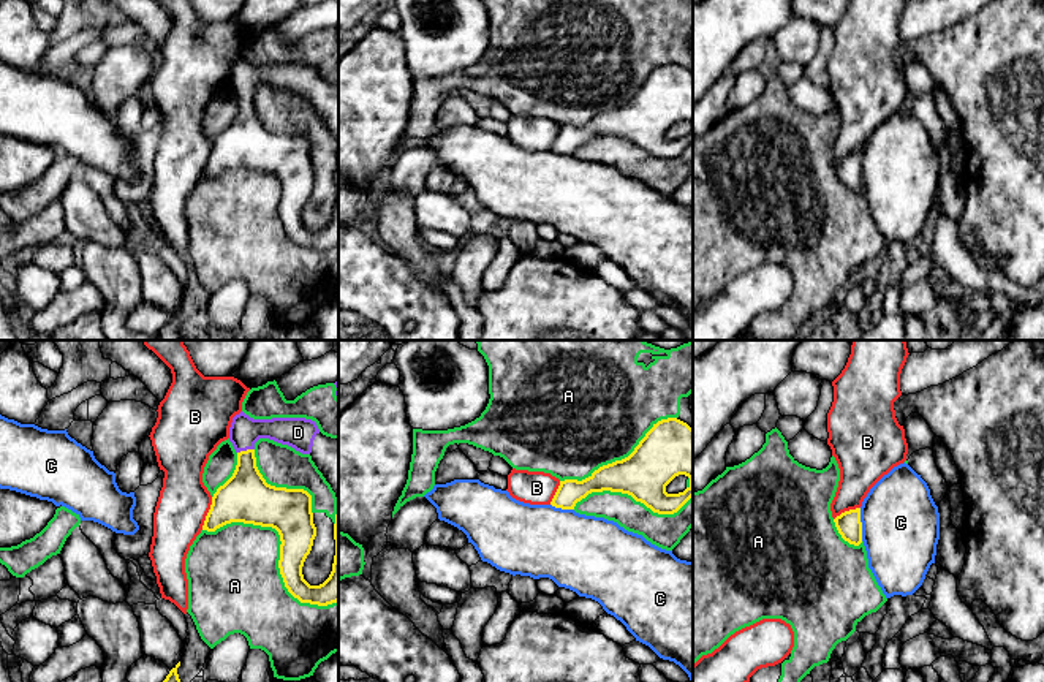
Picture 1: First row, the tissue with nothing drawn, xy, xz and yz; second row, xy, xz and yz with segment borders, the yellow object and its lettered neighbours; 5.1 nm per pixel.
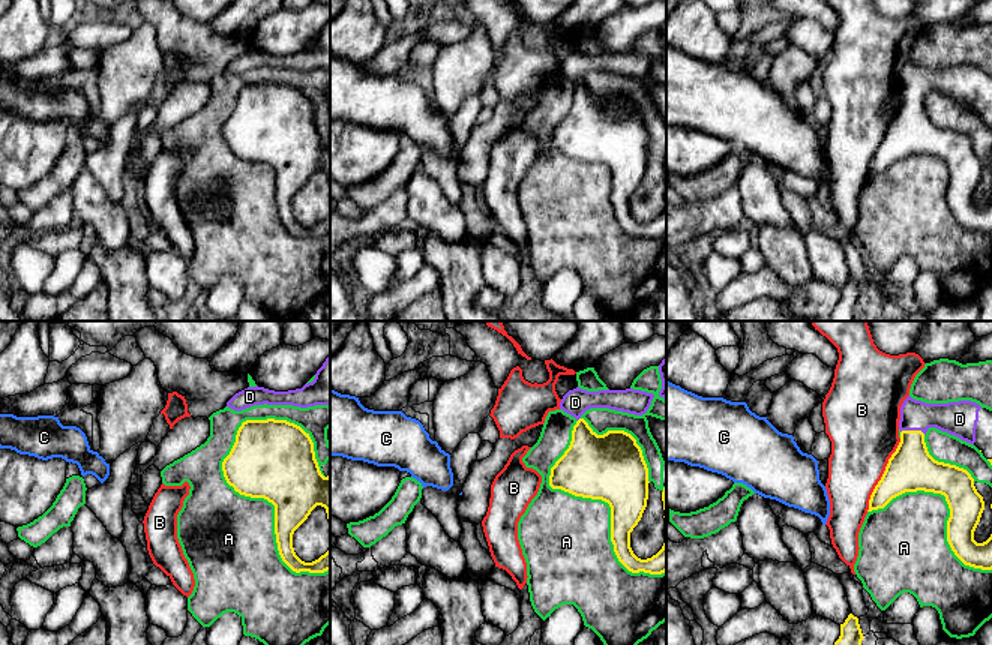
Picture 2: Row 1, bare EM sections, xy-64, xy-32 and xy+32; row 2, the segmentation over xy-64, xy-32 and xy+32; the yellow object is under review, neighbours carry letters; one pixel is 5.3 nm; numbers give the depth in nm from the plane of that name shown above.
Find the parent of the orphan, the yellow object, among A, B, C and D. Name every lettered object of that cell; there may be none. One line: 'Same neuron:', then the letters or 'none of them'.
Same neuron: D

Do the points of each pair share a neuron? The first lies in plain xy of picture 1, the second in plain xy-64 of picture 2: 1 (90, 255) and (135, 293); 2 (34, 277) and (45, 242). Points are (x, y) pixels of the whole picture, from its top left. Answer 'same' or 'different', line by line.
1: same
2: different

